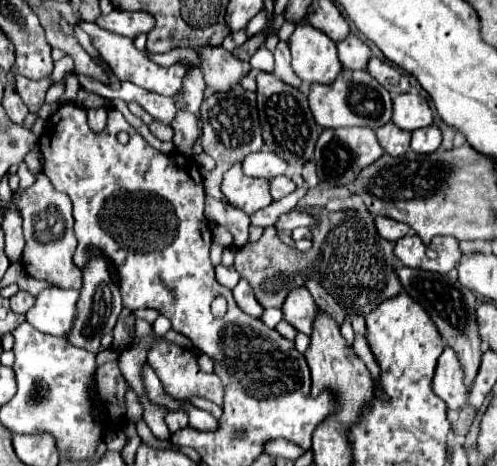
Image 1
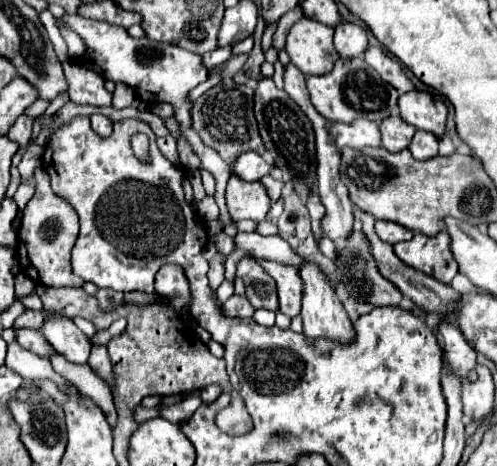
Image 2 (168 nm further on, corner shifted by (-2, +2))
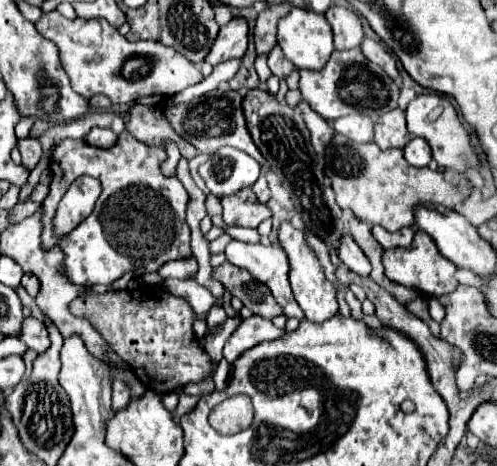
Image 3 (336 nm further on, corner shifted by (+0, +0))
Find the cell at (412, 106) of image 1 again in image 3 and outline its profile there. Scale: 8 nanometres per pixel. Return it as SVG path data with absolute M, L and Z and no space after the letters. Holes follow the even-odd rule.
M435 92L421 94L409 102L405 114L407 114L407 130L413 136L421 136L429 142L429 146L433 150L433 158L437 160L437 164L441 168L455 168L457 172L465 172L469 166L477 168L479 156L473 150L473 146L469 144L469 132L465 130L463 122L459 120L459 114L455 112L453 104L449 100L445 100L445 96L435 94Z

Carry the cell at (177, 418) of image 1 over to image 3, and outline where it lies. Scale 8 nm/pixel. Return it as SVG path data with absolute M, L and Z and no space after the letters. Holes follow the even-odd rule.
M177 390L177 392L179 392L179 404L177 404L175 412L173 412L173 418L175 418L175 420L181 418L185 412L193 410L193 408L197 406L197 400L199 400L199 396L187 396L187 394L183 394L181 390Z

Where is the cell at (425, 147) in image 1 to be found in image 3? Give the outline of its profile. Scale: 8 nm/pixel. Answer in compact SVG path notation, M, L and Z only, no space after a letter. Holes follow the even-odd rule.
M413 138L405 148L405 160L413 166L429 166L431 164L431 148L425 138Z

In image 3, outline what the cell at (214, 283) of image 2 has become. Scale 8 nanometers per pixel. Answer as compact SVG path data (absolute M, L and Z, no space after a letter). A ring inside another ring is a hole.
M221 306L209 308L209 312L207 312L207 326L209 326L209 330L219 326L223 320L225 320L225 310Z

